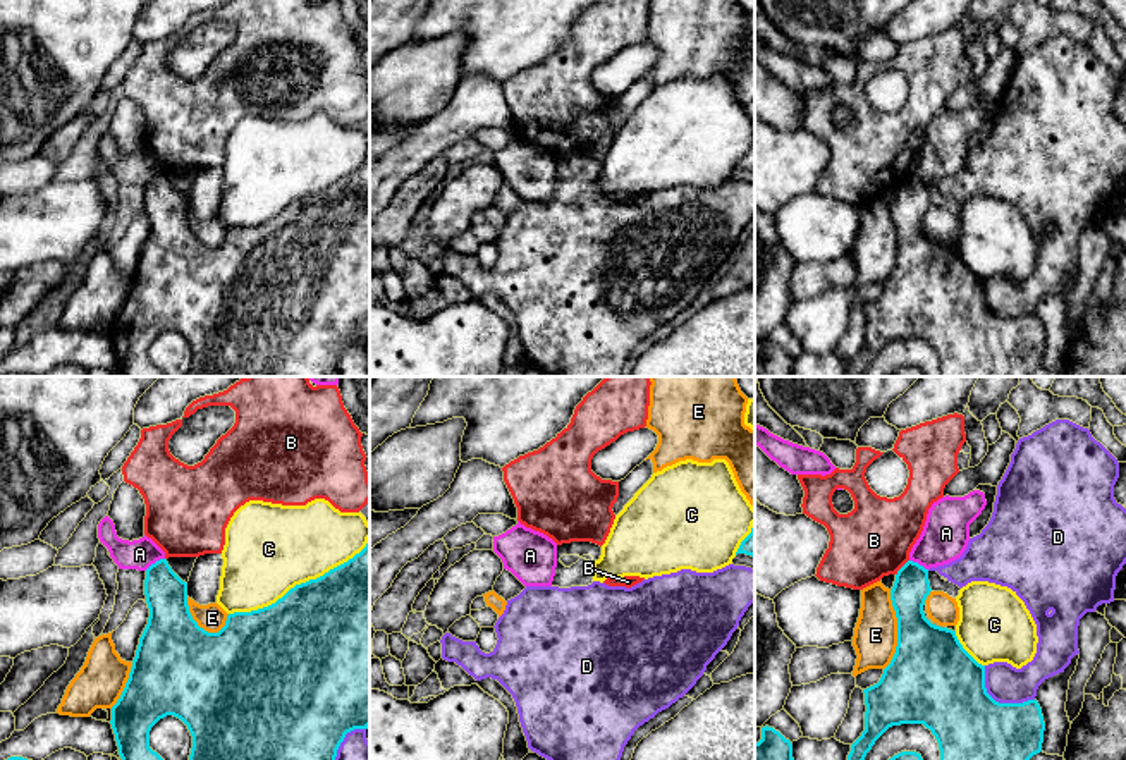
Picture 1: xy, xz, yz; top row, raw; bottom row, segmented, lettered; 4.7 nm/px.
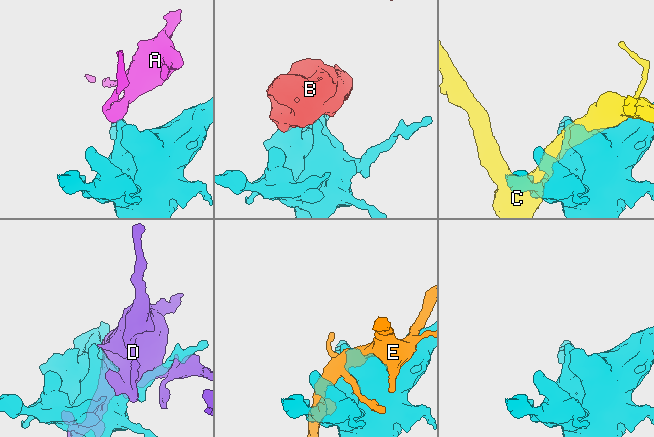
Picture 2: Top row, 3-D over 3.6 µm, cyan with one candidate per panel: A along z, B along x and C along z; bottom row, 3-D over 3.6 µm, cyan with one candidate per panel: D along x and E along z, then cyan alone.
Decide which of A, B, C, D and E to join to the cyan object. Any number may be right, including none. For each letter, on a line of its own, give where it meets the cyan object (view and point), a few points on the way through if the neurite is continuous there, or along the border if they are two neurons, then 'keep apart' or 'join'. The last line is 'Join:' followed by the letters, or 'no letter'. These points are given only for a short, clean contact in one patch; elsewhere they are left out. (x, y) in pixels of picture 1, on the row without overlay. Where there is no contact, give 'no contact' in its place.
A: contact xy (155, 177); border xy (164, 172), (145, 184); keep apart
B: contact yz (901, 183); keep apart
C: contact xy (301, 198); keep apart
D: contact yz (997, 317); keep apart
E: contact yz (898, 245); keep apart
Join: no letter

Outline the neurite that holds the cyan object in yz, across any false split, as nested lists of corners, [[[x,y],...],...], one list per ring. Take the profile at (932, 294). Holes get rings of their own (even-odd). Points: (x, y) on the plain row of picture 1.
[[[908,175],[890,205],[897,232],[897,261],[880,296],[865,308],[865,346],[851,359],[848,377],[863,377],[892,340],[923,339],[939,358],[940,377],[1028,377],[1042,366],[1045,337],[1037,315],[999,318],[985,303],[985,280],[959,258],[956,246],[932,239],[923,227],[930,210],[928,184]]]

